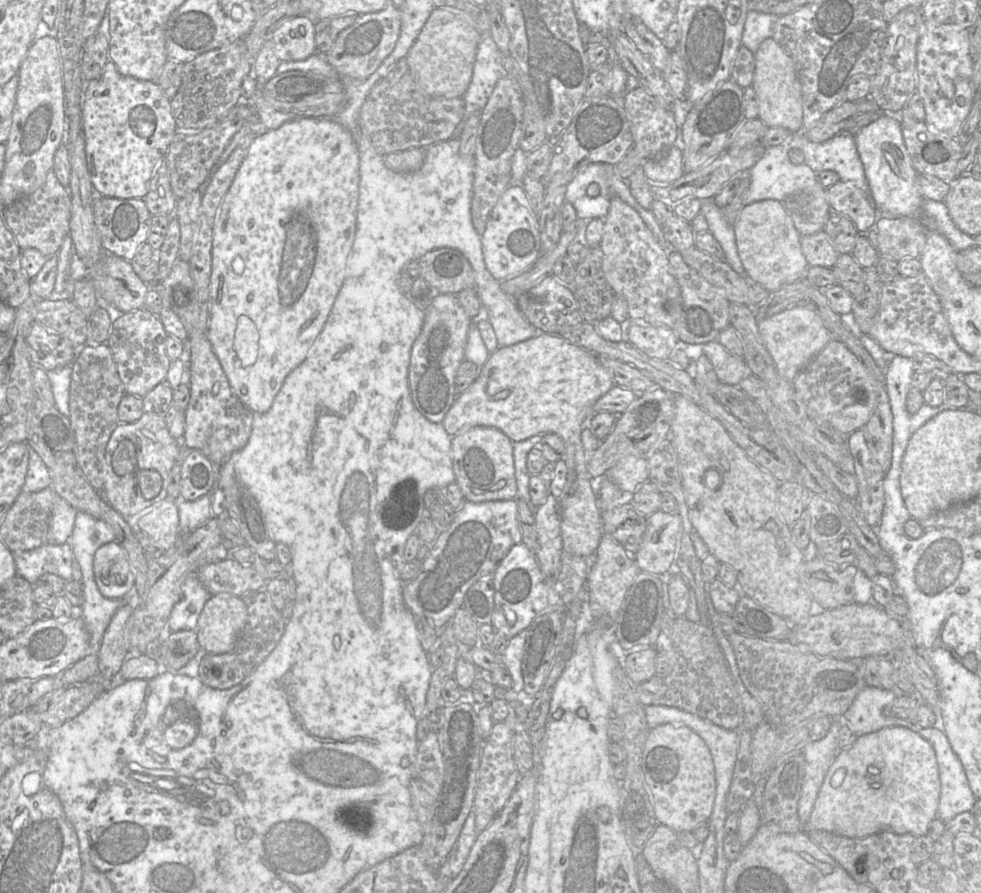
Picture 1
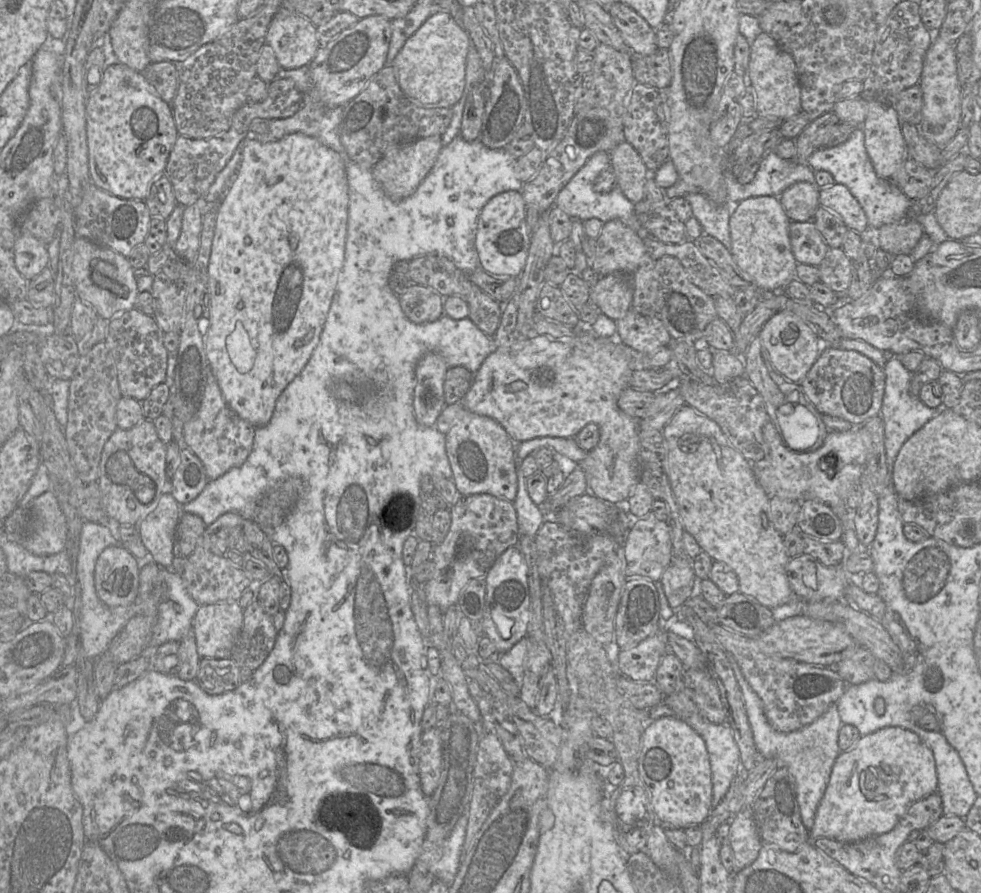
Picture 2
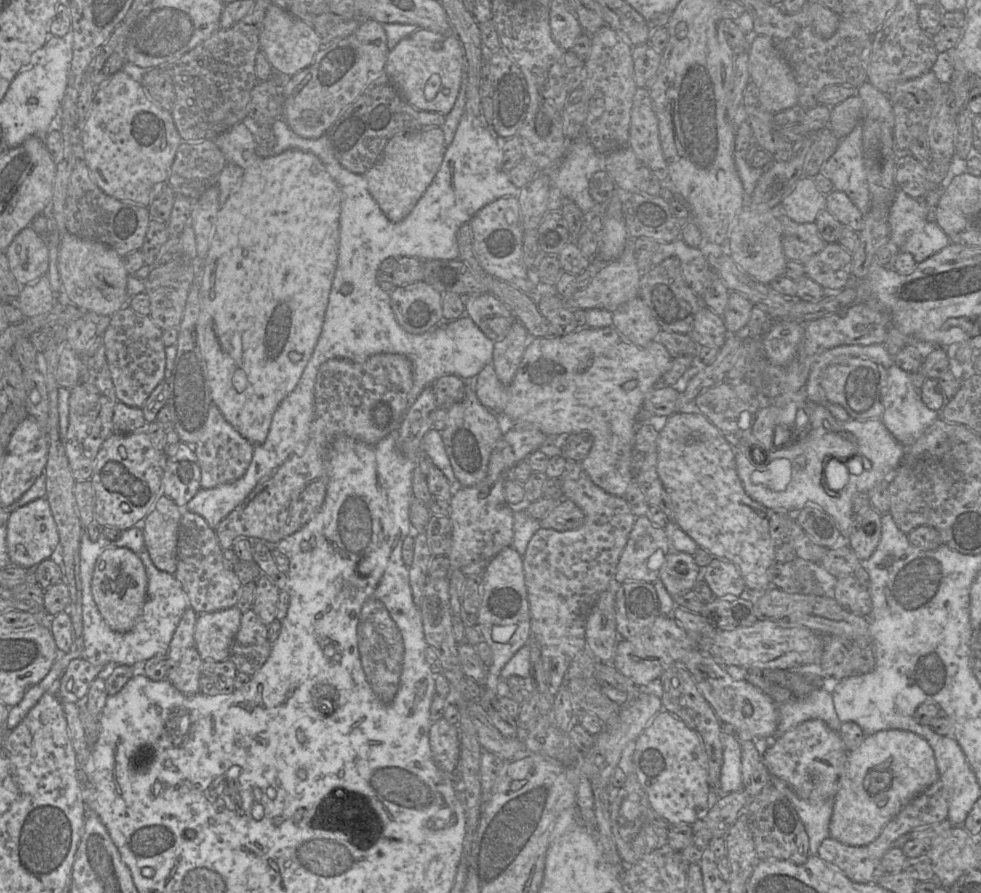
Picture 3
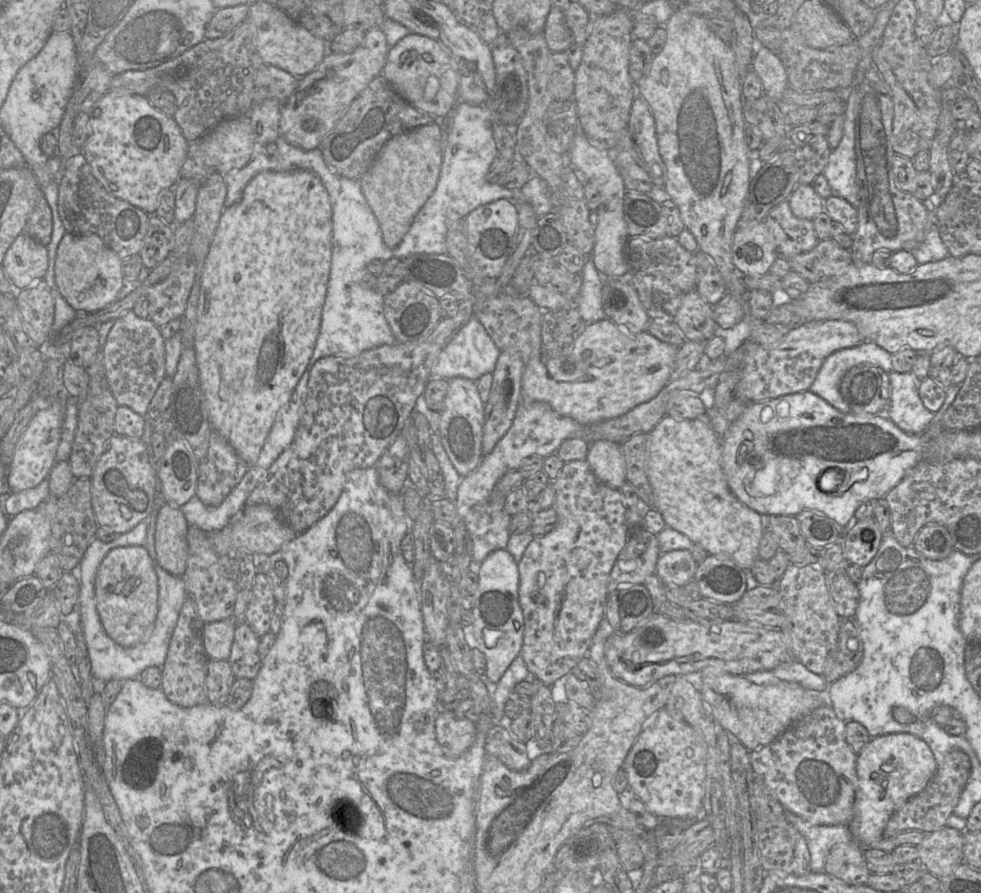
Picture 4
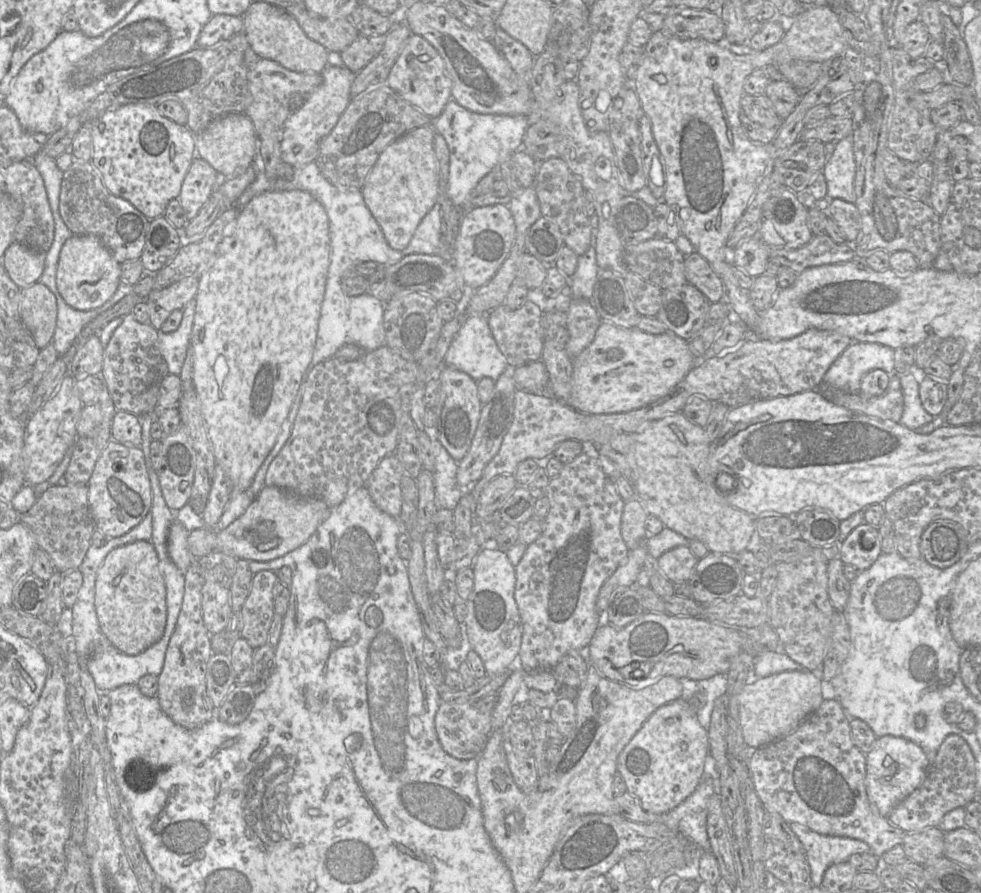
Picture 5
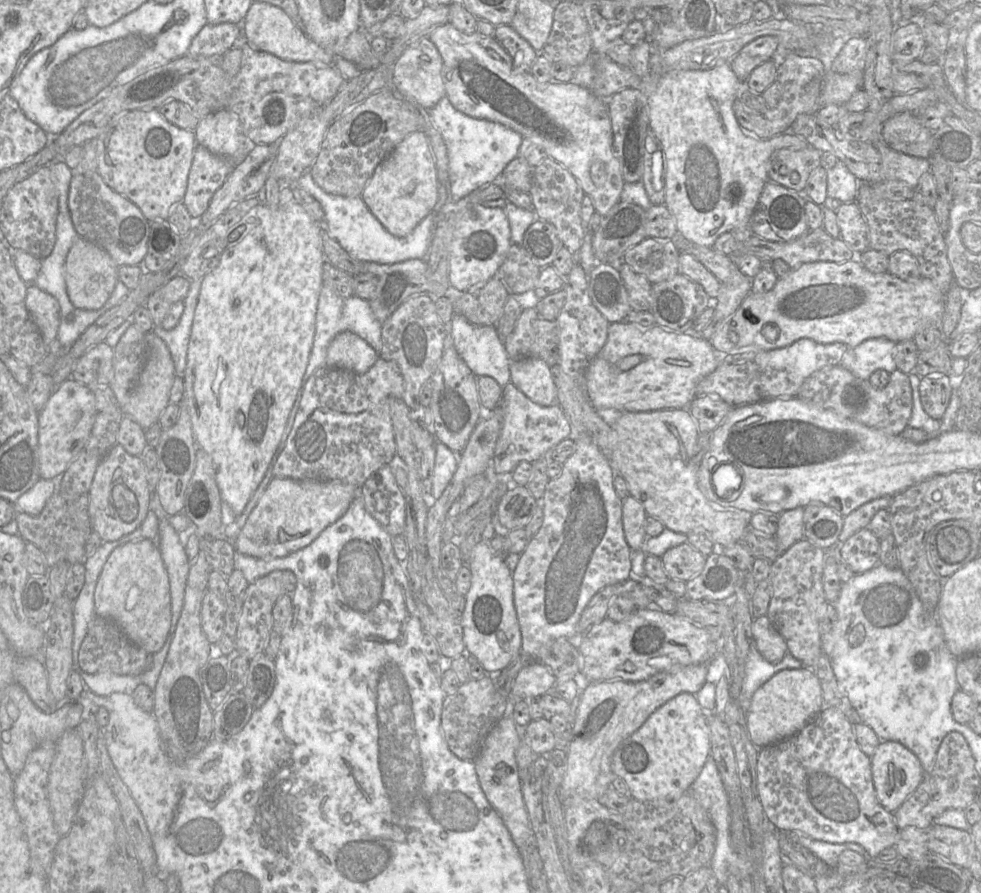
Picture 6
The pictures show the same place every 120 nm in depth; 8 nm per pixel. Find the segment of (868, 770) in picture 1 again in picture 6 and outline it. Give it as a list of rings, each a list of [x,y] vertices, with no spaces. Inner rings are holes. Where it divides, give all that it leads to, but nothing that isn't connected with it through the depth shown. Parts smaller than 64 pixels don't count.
[[[880,741],[871,757],[872,779],[879,803],[889,812],[895,812],[918,787],[925,774],[918,757],[897,741]]]

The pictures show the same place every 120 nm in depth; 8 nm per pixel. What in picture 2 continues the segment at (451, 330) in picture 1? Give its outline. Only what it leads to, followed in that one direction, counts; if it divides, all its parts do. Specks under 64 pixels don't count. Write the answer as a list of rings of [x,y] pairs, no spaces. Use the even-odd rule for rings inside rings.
[[[436,353],[425,354],[415,369],[414,414],[422,426],[434,426],[446,406],[444,381],[448,370],[445,360]]]

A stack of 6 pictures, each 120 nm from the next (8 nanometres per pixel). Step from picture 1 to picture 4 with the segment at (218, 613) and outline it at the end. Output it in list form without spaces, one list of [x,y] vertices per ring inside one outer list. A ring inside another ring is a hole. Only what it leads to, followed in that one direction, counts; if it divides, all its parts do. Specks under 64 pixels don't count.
[[[233,618],[206,623],[203,642],[209,660],[228,660],[237,623]]]

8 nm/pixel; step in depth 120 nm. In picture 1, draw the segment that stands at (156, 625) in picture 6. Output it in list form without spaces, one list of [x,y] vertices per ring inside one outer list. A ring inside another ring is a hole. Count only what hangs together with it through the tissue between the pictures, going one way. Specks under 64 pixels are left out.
[[[116,541],[97,549],[94,554],[93,572],[97,587],[106,598],[122,598],[135,583],[127,553]]]

